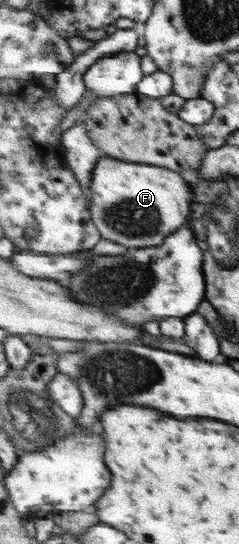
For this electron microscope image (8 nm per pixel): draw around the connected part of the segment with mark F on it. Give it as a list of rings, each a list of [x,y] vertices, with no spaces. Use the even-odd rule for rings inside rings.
[[[103,156],[95,166],[92,181],[90,181],[90,190],[93,195],[93,202],[90,202],[91,215],[103,238],[123,245],[127,249],[162,245],[168,234],[176,232],[192,216],[192,201],[190,200],[193,194],[190,177],[179,171],[170,170],[168,167],[150,163],[126,162]]]

